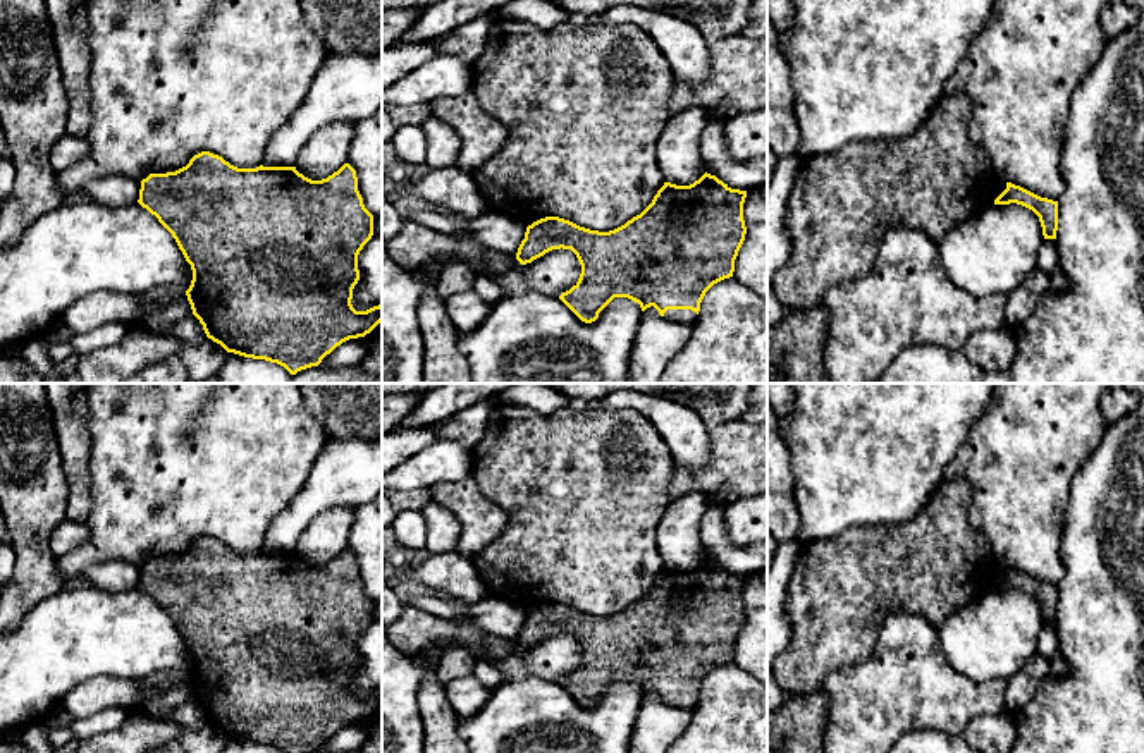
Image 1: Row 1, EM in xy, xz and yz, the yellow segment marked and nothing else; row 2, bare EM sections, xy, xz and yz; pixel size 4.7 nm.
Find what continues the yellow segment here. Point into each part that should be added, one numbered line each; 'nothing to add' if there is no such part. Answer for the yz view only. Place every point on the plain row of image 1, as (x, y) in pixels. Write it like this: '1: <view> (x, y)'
nothing to add

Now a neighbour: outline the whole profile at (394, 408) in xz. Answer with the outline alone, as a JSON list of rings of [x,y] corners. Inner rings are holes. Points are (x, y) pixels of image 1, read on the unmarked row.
[[[382,394],[382,437],[391,433],[401,419],[420,402],[423,394]]]

